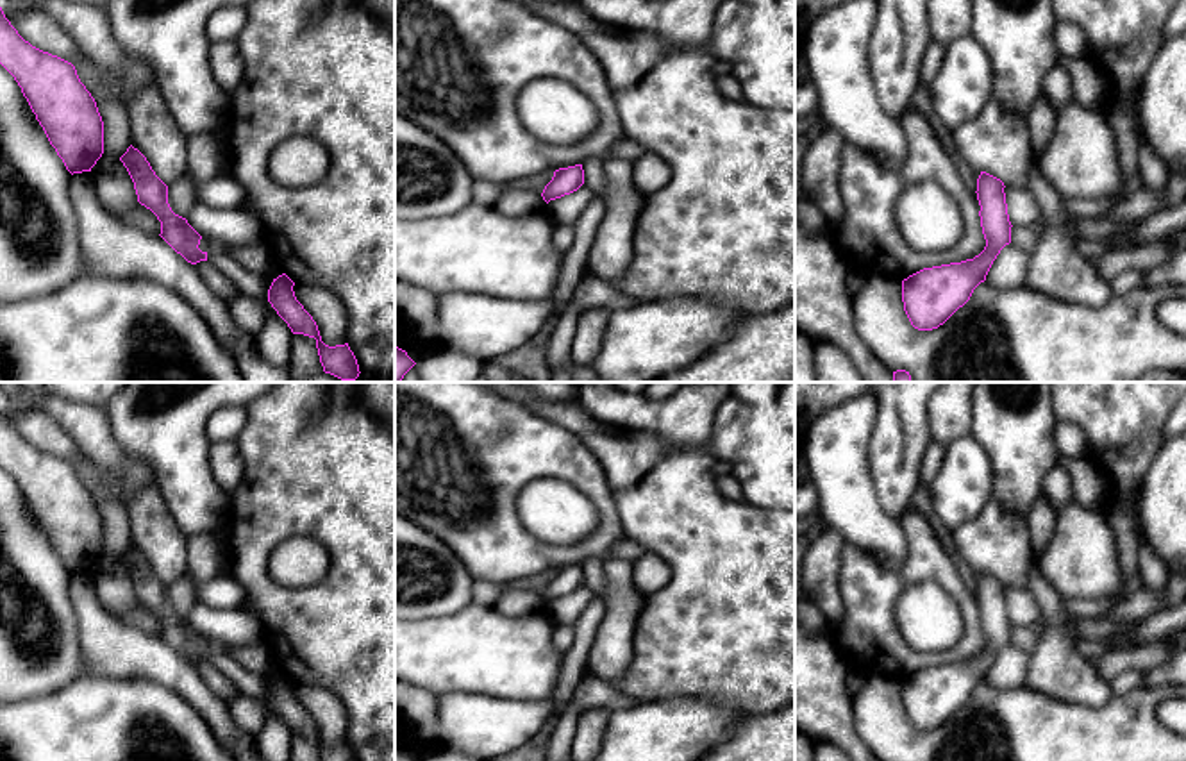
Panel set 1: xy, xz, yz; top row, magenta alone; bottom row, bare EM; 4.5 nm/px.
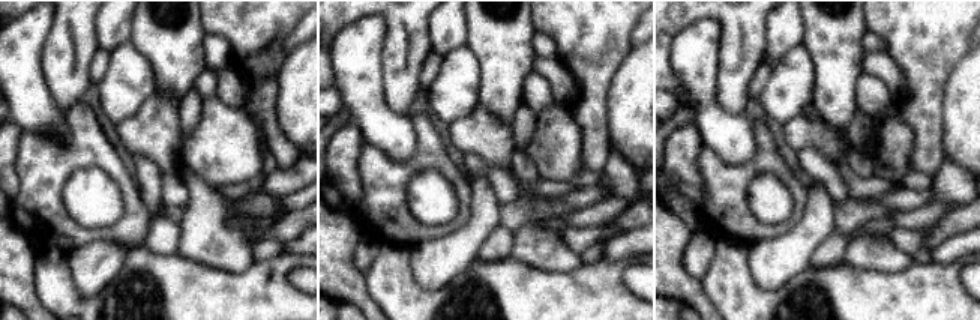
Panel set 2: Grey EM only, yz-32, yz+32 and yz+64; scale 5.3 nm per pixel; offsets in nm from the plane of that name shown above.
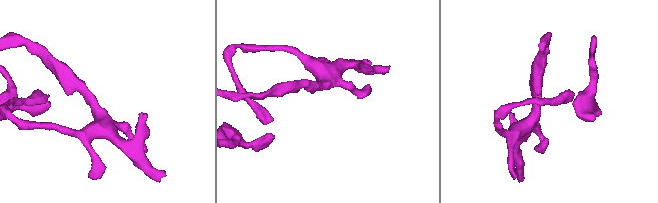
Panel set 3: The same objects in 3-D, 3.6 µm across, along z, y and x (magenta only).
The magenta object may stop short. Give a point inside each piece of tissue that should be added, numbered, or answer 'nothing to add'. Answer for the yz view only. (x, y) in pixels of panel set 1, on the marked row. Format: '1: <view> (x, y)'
nothing to add

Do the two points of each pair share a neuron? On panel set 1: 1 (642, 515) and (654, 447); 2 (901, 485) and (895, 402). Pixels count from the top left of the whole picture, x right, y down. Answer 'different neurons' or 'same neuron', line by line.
1: different neurons
2: same neuron

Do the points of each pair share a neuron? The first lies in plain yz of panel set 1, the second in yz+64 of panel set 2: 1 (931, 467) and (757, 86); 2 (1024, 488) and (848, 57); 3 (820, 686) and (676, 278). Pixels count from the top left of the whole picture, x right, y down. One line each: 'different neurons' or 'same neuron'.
1: same neuron
2: same neuron
3: same neuron

